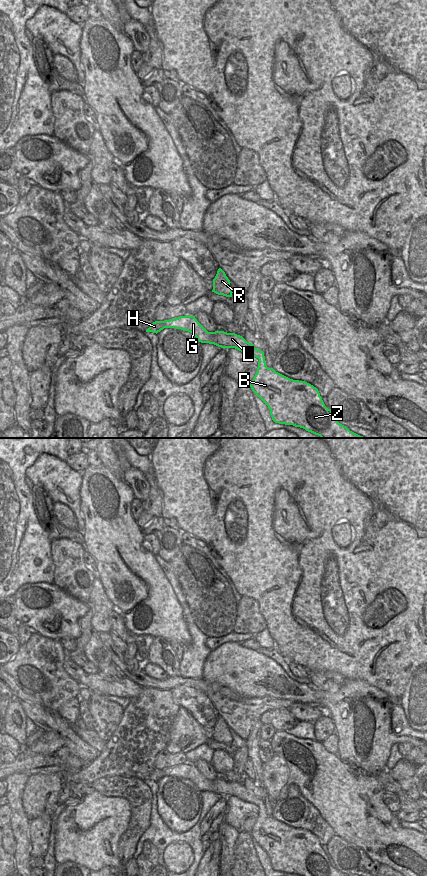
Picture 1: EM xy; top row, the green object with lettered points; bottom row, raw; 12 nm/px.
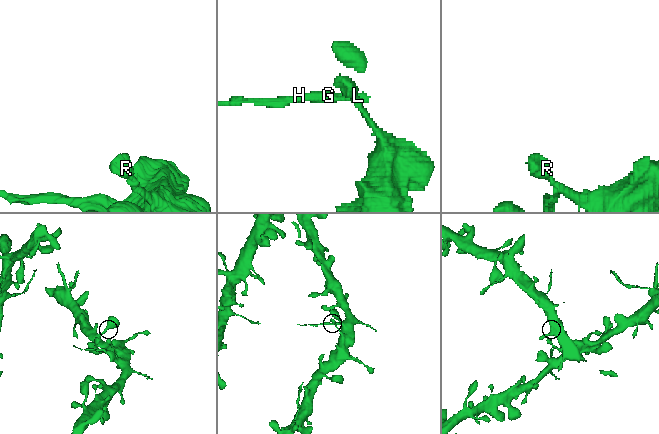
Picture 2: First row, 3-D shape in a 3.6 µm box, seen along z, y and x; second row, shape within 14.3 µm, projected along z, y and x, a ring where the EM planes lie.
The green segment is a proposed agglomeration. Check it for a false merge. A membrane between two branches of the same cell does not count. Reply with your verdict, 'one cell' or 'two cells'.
two cells

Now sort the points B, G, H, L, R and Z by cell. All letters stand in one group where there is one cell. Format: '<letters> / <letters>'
B R Z / G H L

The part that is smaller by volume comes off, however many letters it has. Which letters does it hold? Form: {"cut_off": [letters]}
{"cut_off": ["G", "H", "L"]}

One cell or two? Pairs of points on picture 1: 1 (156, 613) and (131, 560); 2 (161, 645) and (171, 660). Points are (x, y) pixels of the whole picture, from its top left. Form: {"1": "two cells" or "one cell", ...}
{"1": "one cell", "2": "one cell"}

